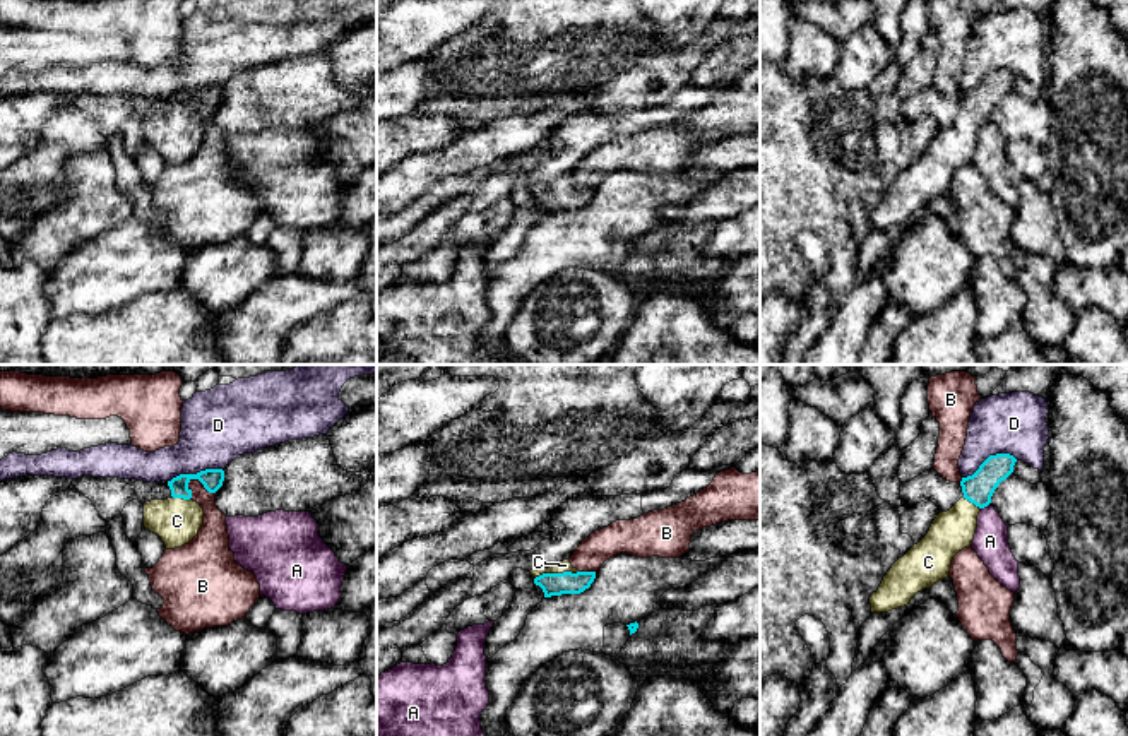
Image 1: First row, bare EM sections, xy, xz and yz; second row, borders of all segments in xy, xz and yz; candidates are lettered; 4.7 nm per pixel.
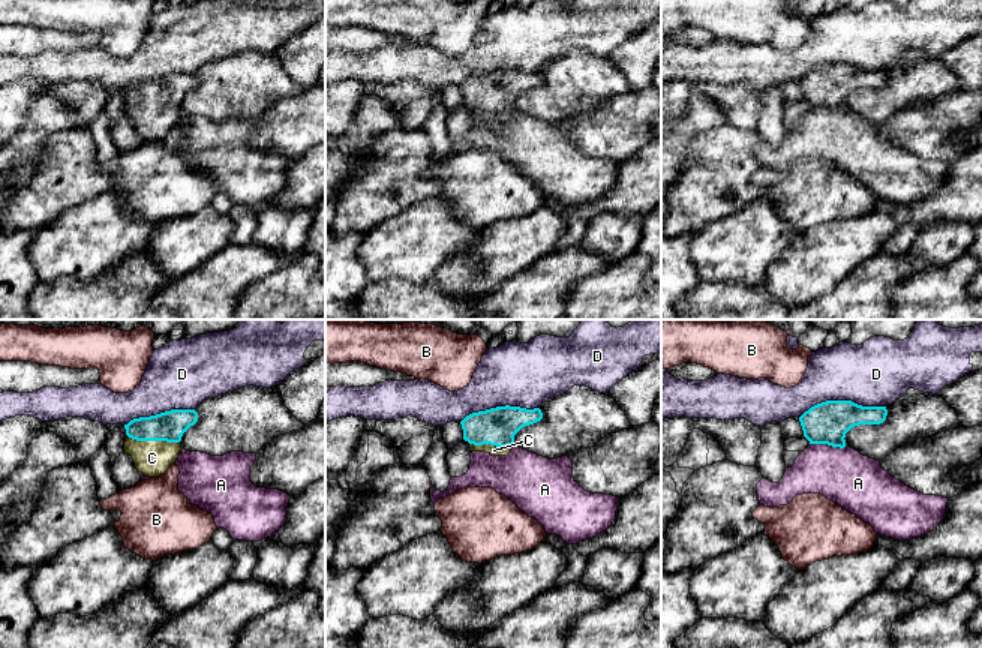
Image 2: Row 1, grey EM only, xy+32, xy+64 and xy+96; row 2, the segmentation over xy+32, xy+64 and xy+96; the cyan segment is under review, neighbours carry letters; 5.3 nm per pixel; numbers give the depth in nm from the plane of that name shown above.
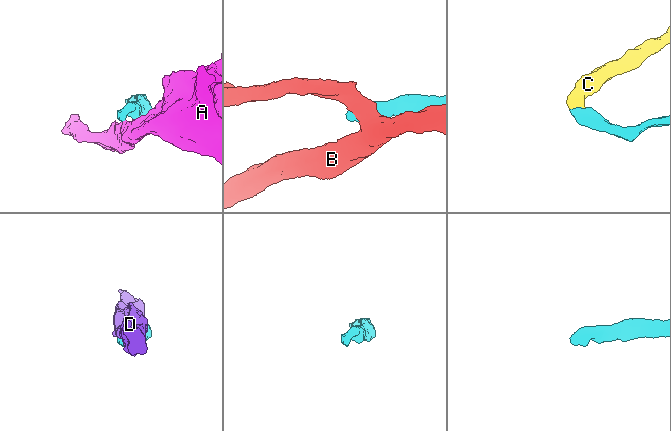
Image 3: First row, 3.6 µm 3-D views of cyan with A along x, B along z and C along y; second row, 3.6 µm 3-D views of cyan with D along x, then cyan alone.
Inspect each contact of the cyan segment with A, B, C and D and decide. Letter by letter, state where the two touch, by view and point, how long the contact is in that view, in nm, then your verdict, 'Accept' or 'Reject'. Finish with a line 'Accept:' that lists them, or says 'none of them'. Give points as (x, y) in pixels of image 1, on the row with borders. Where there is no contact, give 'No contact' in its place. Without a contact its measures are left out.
A: Touches cyan at yz (985, 505). Shared border 50 nm. Reject
B: Touches cyan at xy (201, 481). Shared border 140 nm. Reject
C: Touches cyan at xz (555, 574). Shared border 220 nm. Accept
D: Touches cyan at yz (990, 456). Shared border 280 nm. Reject
Accept: C

